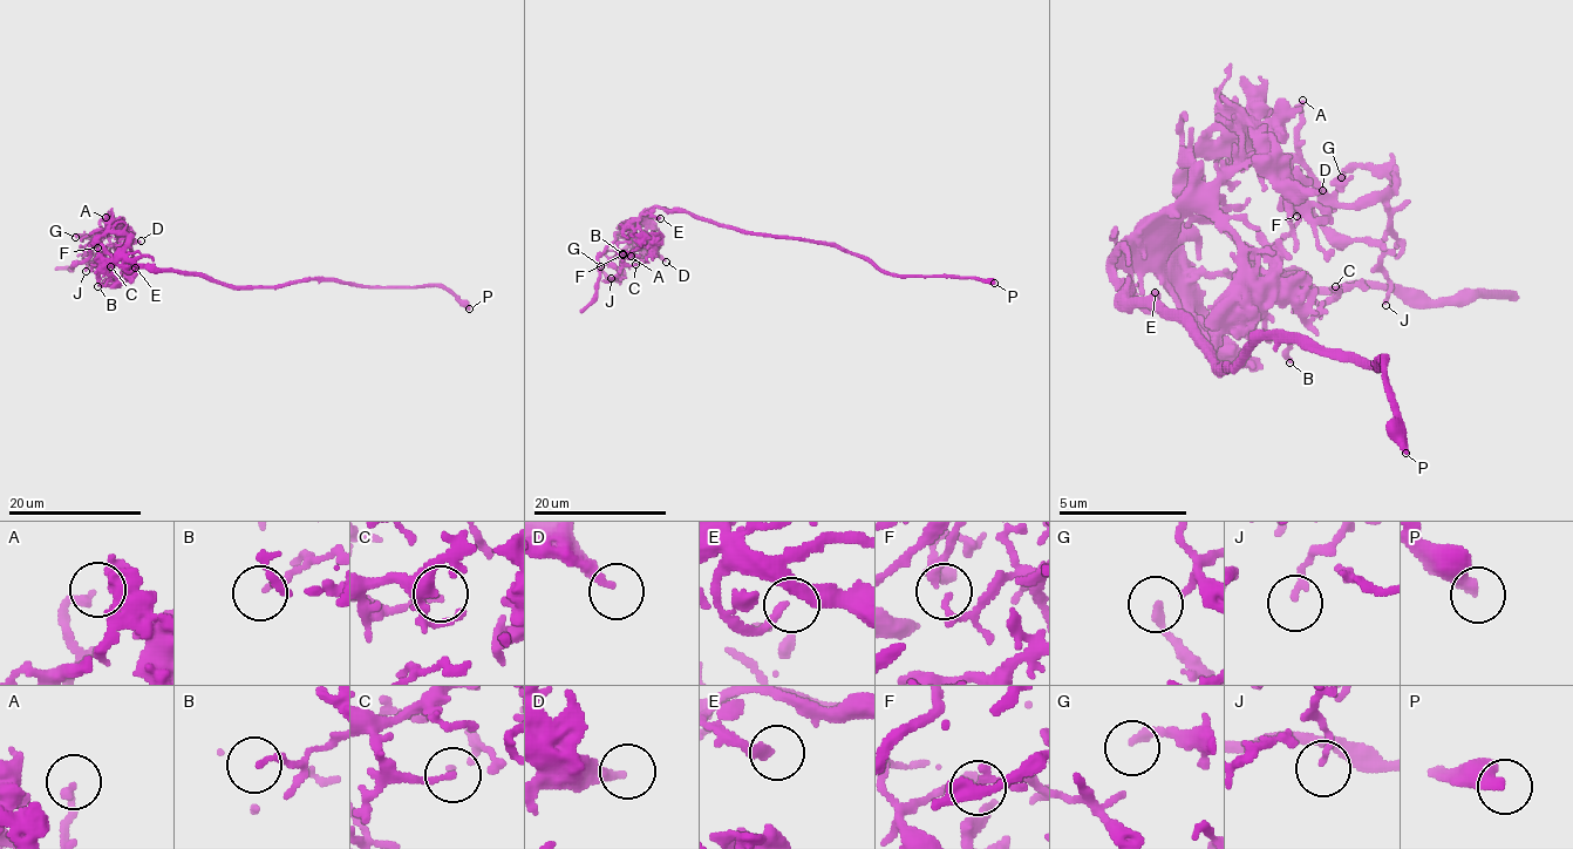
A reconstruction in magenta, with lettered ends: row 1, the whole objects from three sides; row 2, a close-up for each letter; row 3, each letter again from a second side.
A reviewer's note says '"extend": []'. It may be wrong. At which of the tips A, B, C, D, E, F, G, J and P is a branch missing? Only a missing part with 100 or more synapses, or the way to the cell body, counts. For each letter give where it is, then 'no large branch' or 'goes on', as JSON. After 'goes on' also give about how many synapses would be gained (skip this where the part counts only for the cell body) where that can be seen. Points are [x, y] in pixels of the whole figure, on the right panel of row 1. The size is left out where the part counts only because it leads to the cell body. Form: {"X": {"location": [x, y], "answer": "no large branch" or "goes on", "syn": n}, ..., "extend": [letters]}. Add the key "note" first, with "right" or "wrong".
{"note": "right", "A": {"location": [1302, 100], "answer": "no large branch"}, "B": {"location": [1289, 362], "answer": "no large branch"}, "C": {"location": [1335, 286], "answer": "no large branch"}, "D": {"location": [1322, 190], "answer": "no large branch"}, "E": {"location": [1155, 292], "answer": "no large branch"}, "F": {"location": [1296, 216], "answer": "no large branch"}, "G": {"location": [1341, 177], "answer": "no large branch"}, "J": {"location": [1386, 305], "answer": "no large branch"}, "P": {"location": [1405, 453], "answer": "no large branch"}, "extend": []}

